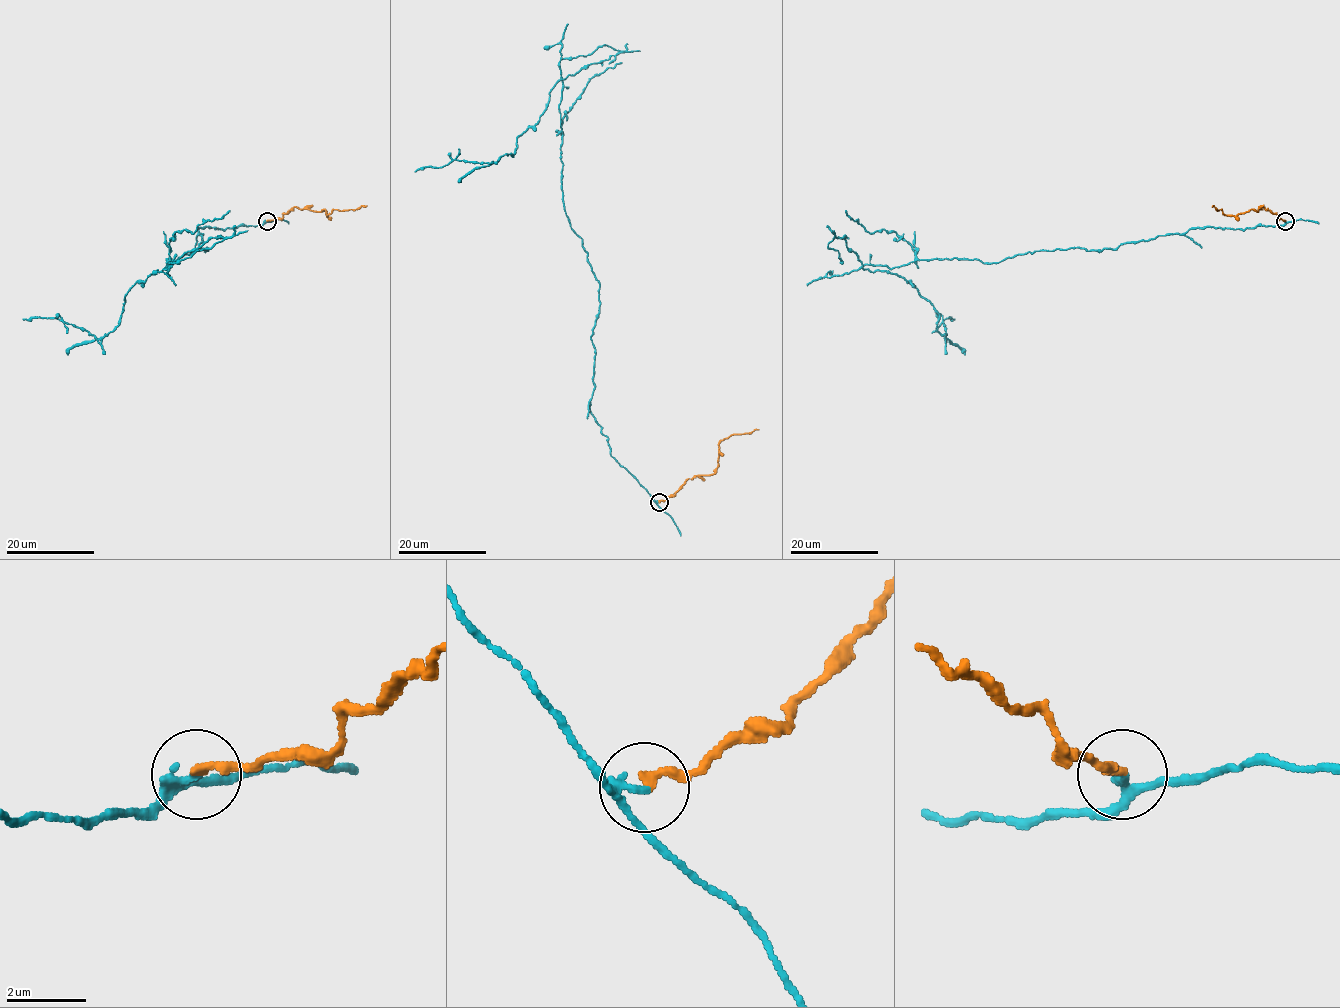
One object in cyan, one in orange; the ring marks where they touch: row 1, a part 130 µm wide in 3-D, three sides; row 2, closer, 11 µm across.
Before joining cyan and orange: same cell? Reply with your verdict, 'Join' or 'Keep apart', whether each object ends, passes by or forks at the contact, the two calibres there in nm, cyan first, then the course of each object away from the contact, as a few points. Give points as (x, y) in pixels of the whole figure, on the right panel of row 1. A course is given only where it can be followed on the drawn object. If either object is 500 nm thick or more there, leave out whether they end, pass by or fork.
Keep apart. At the ring cyan passes by. At the ring orange ends. Thickness 160 nm (cyan) against 240 nm. Course of cyan: (1284, 220), (1188, 229), (1114, 249), (862, 267), (909, 281), (947, 339), (943, 321), (954, 320). Course of orange: (1284, 220), (1262, 207), (1258, 211), (1249, 209), (1235, 216), (1225, 215), (1213, 205)

